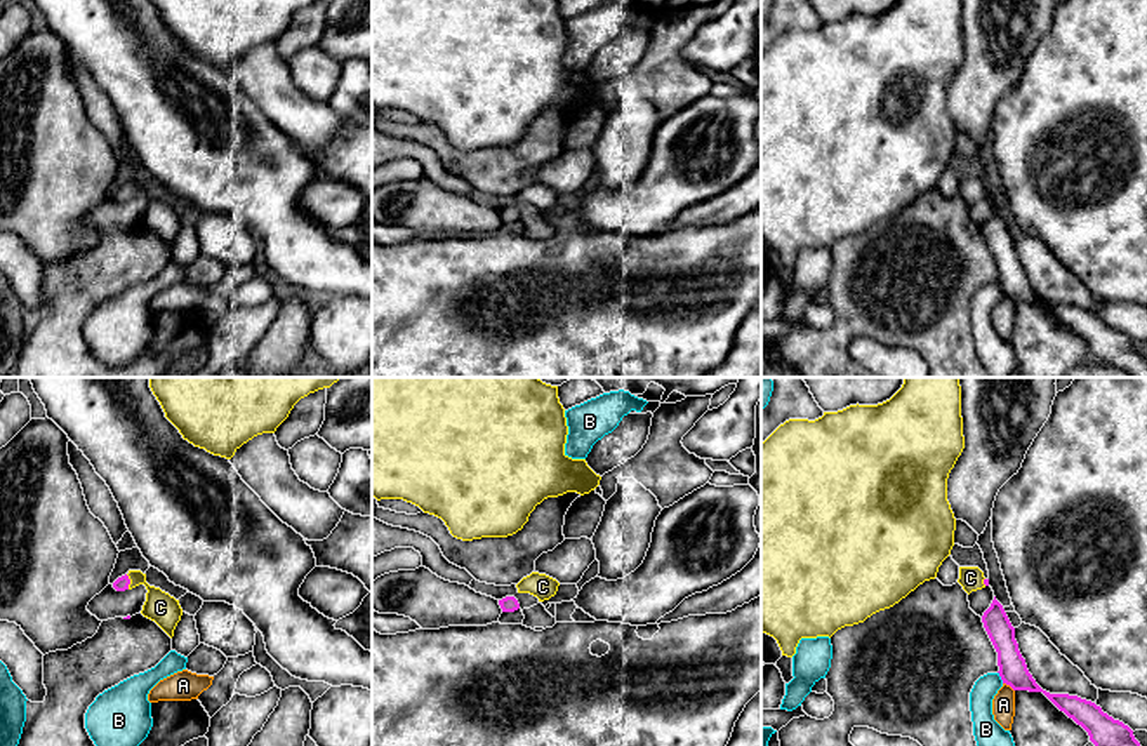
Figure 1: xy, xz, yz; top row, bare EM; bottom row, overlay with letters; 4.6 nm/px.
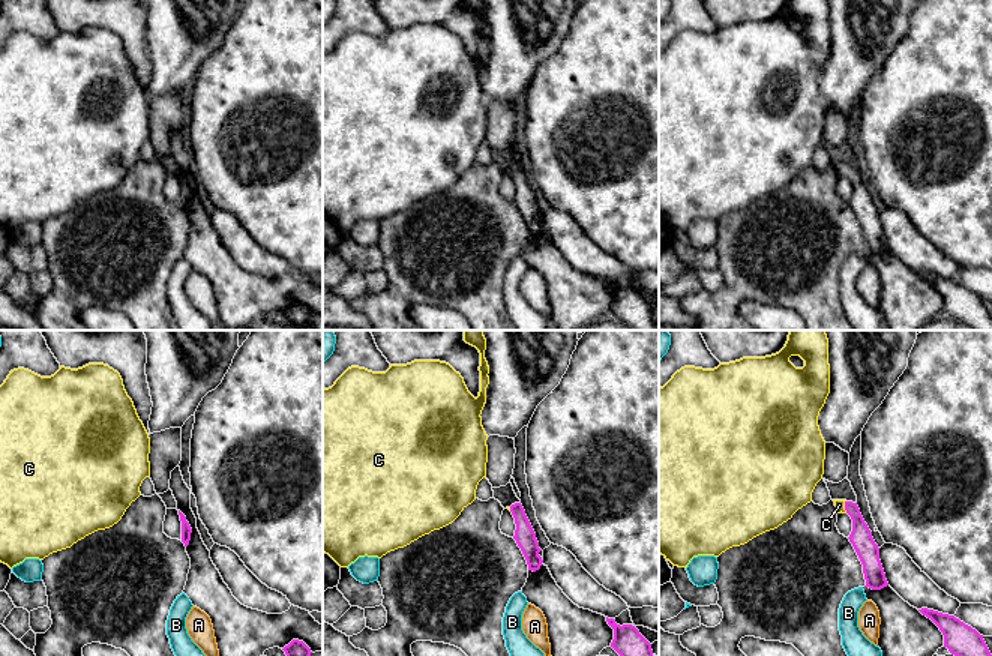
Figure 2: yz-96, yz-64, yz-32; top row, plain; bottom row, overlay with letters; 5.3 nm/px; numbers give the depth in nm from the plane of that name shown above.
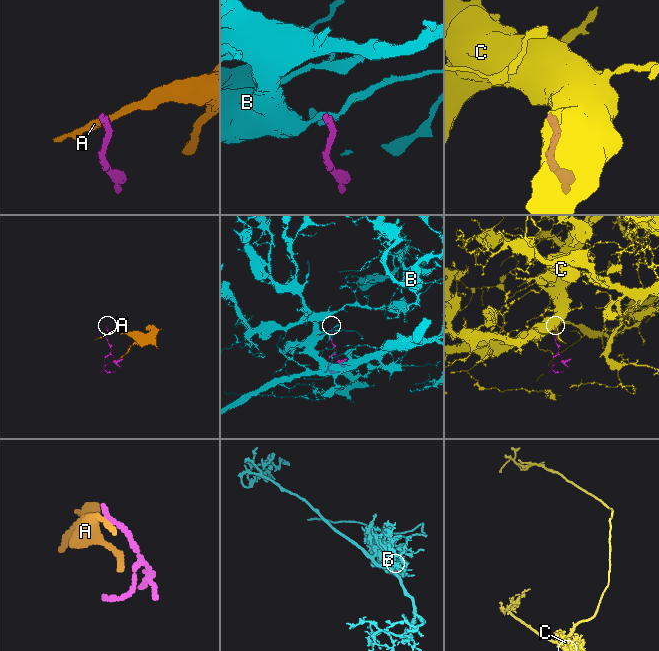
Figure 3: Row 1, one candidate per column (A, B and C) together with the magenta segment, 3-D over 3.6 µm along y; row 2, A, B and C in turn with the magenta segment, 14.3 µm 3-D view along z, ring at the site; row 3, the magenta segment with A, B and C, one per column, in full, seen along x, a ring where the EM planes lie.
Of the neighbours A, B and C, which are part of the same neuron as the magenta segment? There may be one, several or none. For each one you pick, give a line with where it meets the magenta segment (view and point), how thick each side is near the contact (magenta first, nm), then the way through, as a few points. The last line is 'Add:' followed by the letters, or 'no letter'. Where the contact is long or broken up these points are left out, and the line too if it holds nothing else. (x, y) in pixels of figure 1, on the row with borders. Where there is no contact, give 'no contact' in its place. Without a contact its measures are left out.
C: meets magenta in xy at (129, 581); 70 nm thick on the magenta side, 140 nm on the other
Add: C

